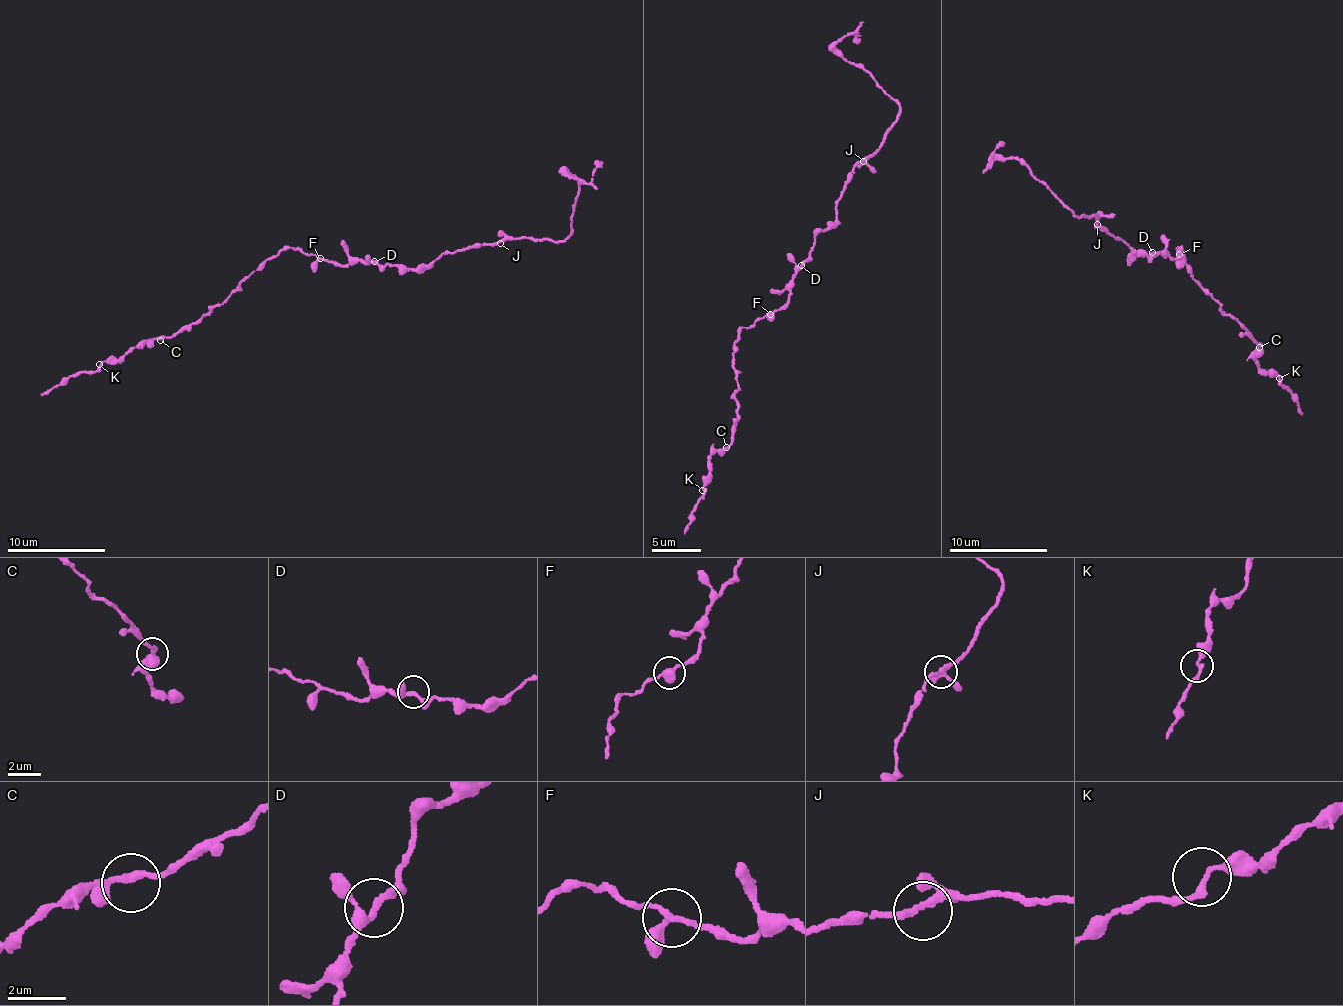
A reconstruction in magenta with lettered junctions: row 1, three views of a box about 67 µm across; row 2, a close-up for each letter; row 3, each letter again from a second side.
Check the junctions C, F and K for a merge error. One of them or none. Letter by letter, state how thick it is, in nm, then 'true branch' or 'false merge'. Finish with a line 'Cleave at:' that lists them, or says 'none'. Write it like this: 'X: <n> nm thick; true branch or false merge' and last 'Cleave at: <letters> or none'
C: 240 nm thick; true branch
F: 240 nm thick; true branch
K: 200 nm thick; true branch
Cleave at: none

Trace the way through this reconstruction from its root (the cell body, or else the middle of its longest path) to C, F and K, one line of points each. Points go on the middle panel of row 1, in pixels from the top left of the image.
C: (794, 281), (785, 304), (748, 328), (742, 328), (734, 344), (737, 415), (731, 443), (726, 447)
F: (794, 281), (787, 302), (770, 314)
K: (794, 281), (785, 304), (740, 330), (732, 356), (734, 431), (729, 446), (713, 450), (702, 490)

